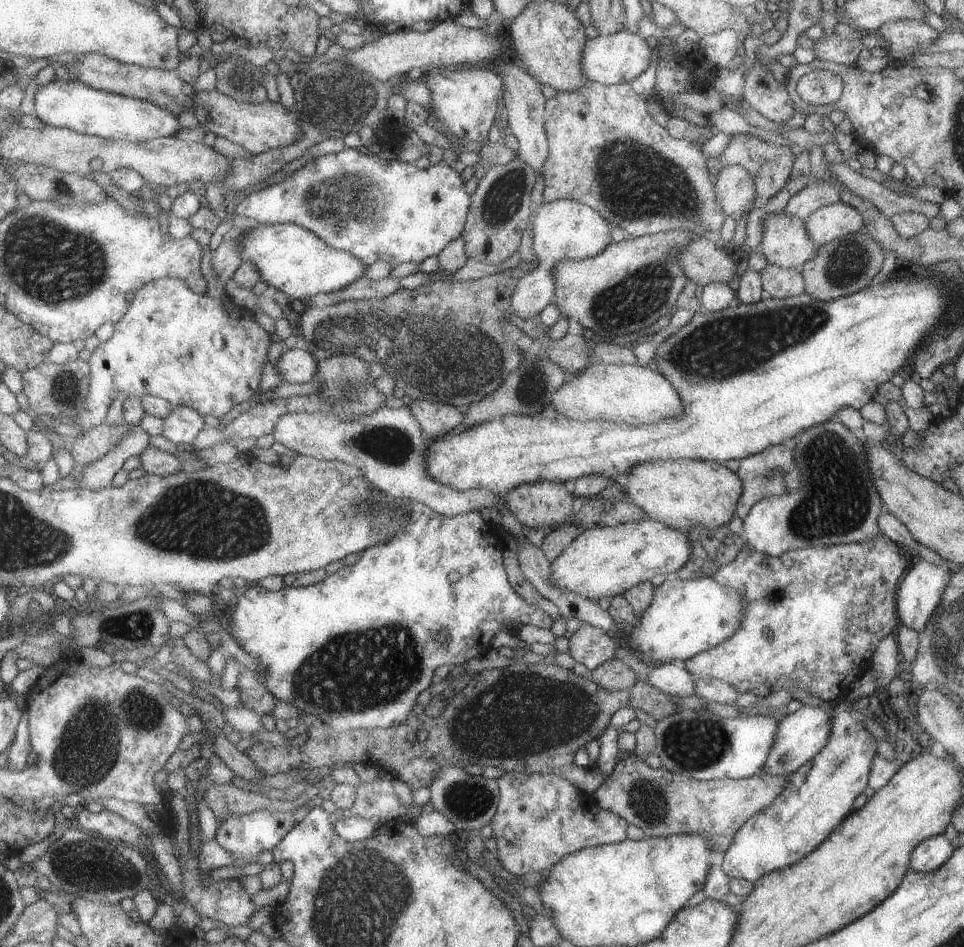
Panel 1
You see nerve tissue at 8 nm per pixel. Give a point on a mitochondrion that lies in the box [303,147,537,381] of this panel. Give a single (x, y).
(502, 200)

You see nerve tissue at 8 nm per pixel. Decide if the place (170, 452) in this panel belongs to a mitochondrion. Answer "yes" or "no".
no

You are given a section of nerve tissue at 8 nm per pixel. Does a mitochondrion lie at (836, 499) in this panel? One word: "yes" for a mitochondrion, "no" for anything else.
yes

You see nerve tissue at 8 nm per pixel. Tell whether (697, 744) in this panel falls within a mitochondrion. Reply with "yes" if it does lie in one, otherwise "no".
yes

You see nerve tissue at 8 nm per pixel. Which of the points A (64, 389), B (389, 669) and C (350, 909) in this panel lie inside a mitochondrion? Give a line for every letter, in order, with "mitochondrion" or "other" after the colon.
A: mitochondrion
B: mitochondrion
C: mitochondrion

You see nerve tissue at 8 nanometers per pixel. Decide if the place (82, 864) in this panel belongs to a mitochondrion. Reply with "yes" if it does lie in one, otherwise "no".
yes

